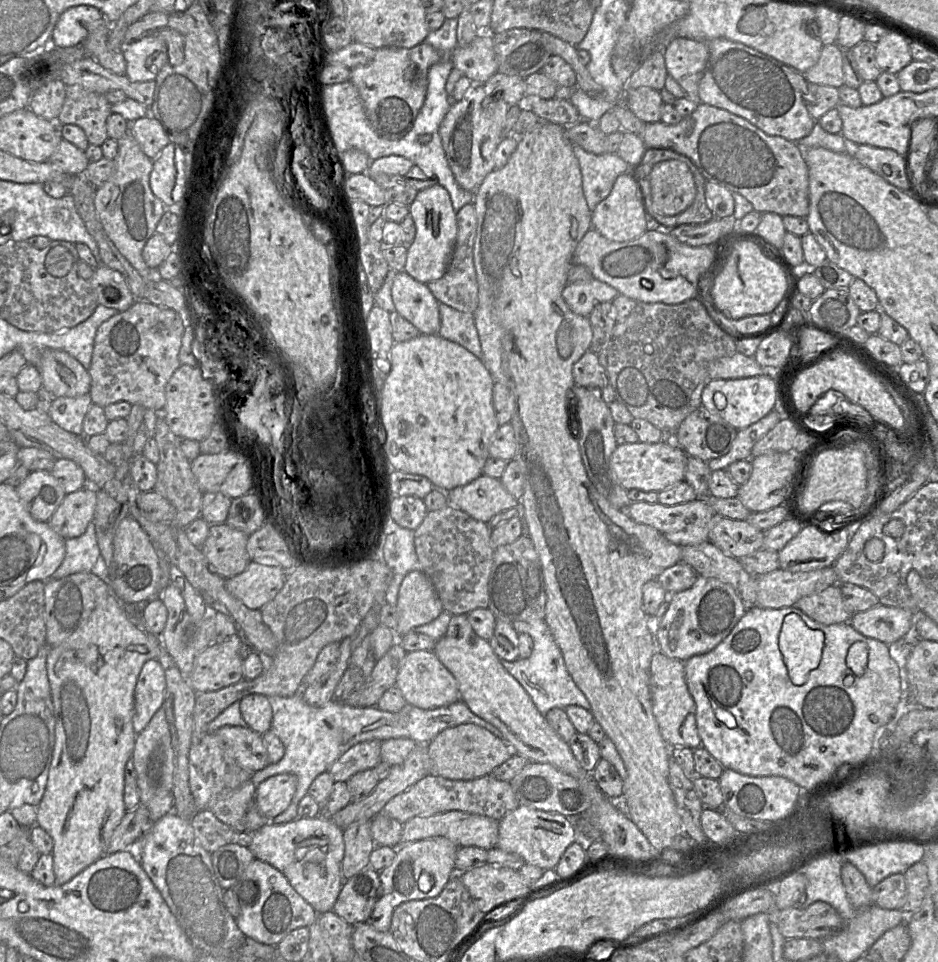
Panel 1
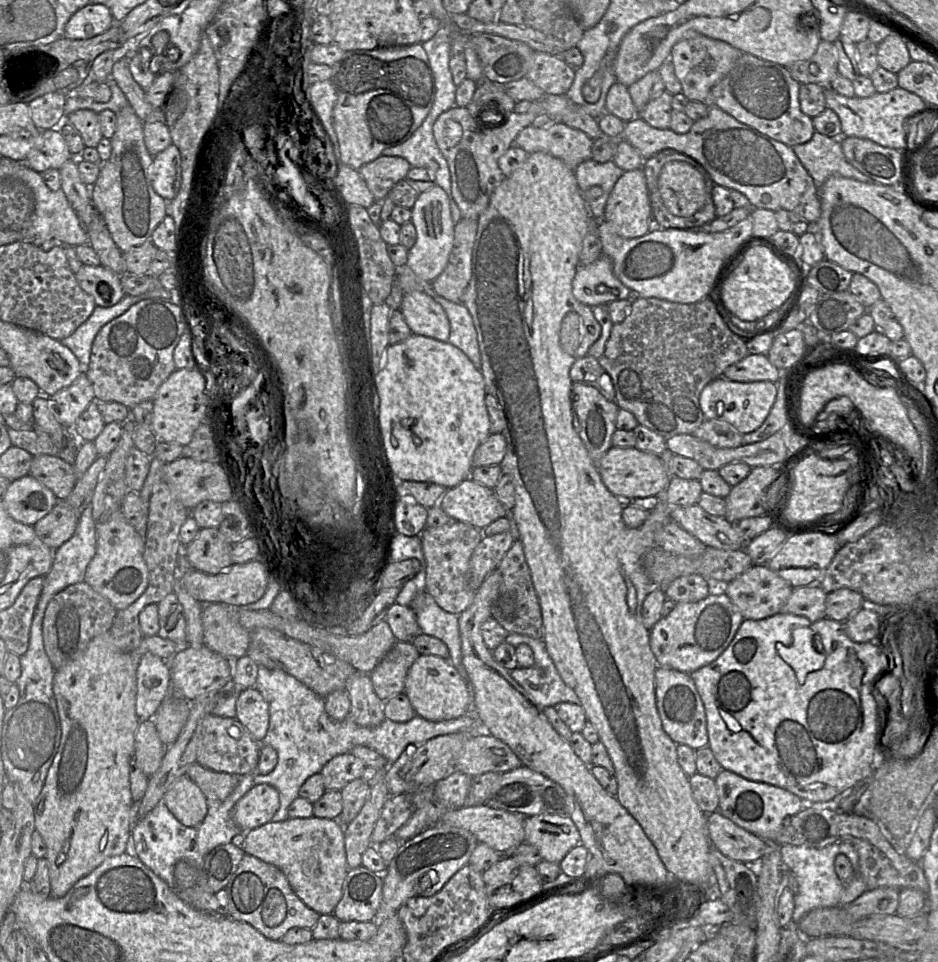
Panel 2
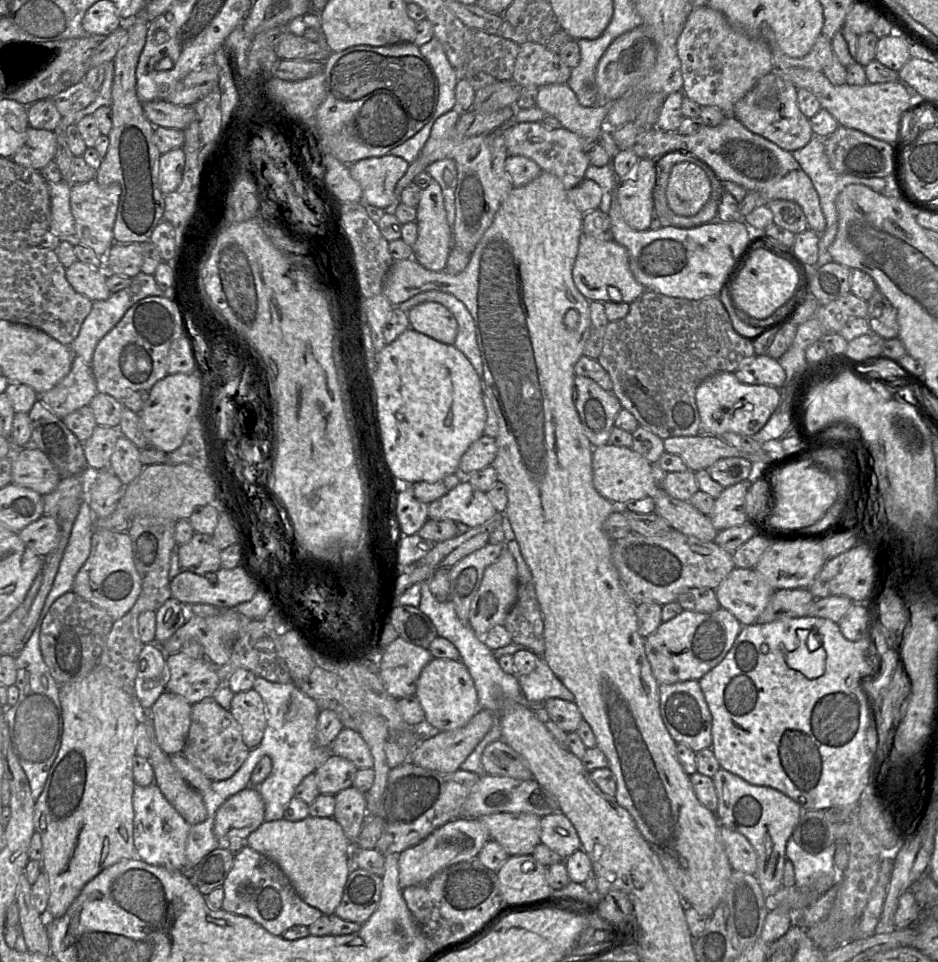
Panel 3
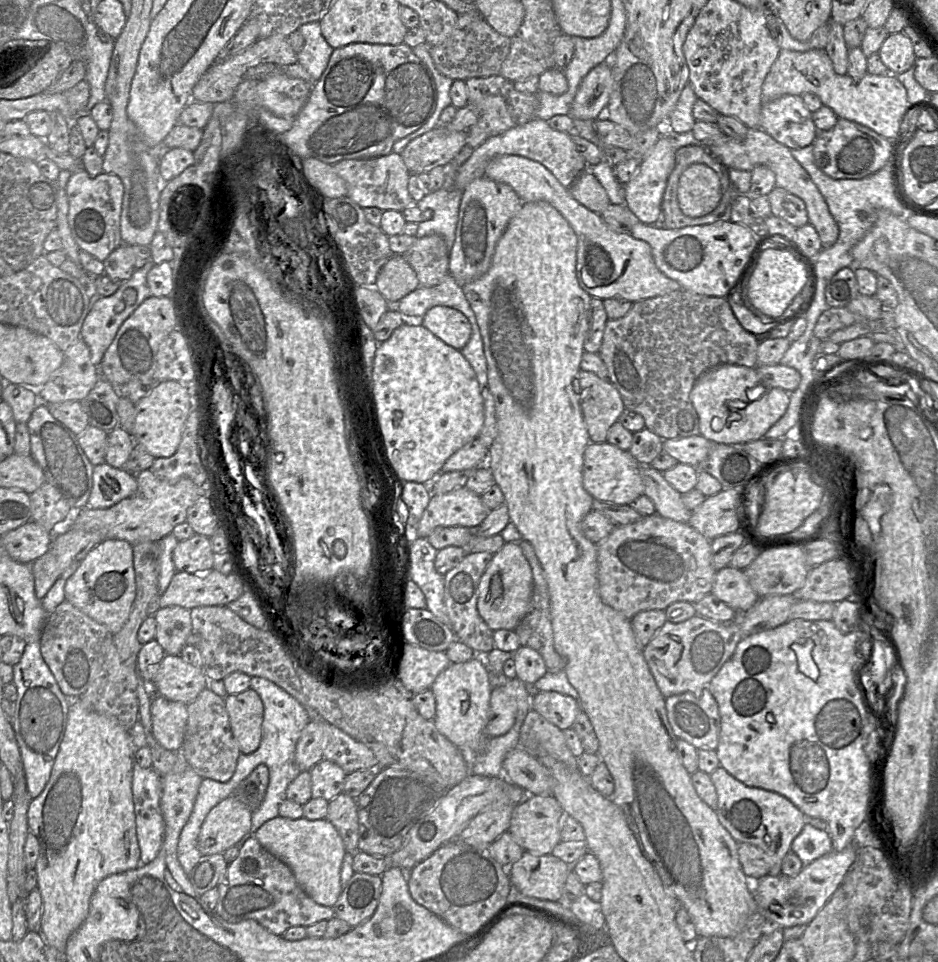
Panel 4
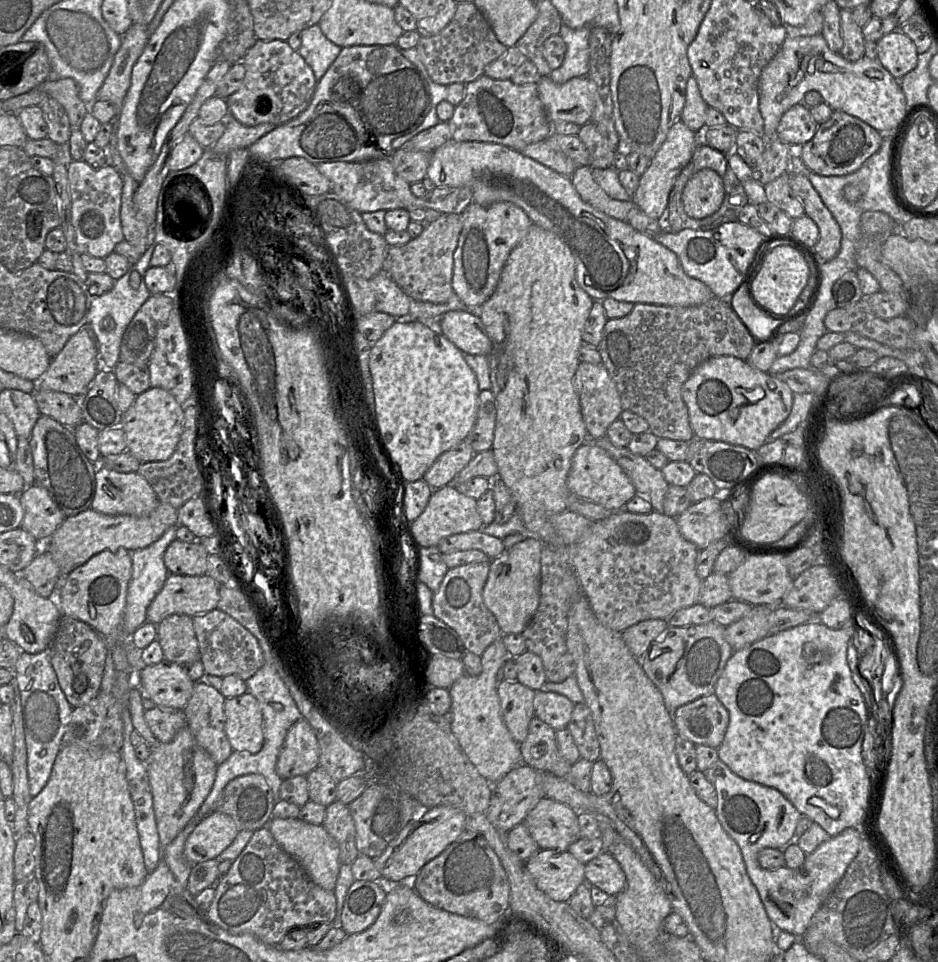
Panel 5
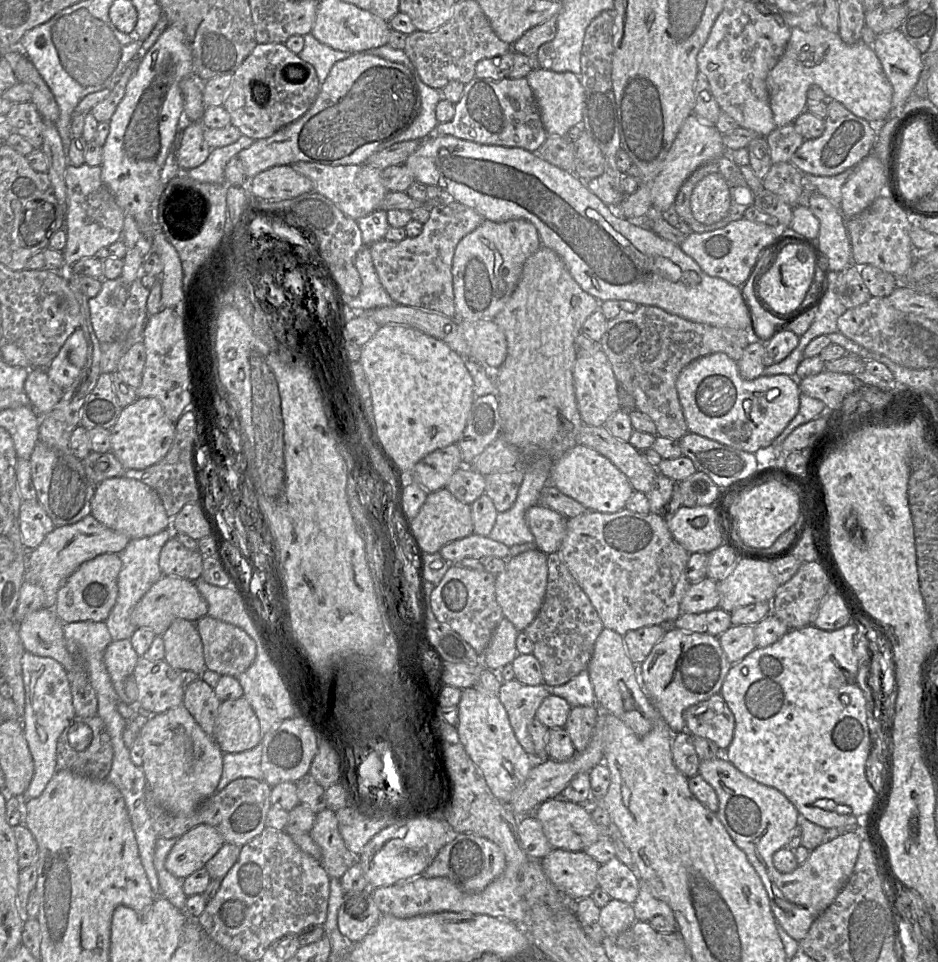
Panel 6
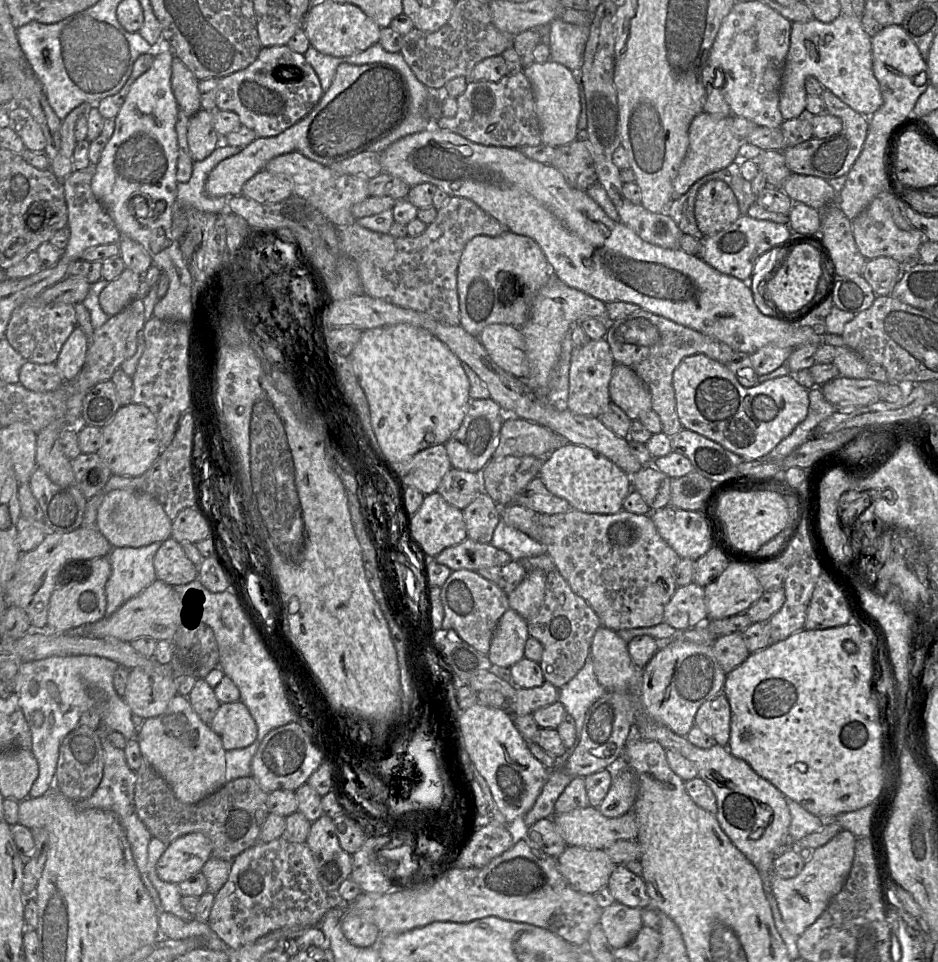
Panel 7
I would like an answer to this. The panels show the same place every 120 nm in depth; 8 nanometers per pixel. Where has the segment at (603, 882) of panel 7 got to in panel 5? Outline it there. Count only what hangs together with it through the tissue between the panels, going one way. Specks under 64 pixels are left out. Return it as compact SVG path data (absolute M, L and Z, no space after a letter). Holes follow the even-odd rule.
M539 849L526 860L538 889L555 901L567 902L577 887L586 882L585 864L568 851Z

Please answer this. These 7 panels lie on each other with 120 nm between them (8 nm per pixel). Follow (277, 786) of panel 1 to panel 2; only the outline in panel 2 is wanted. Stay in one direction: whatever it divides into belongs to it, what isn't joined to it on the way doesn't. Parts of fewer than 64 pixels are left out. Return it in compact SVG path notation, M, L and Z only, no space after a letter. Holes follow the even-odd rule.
M254 785L233 807L232 818L246 832L270 822L279 807L280 797L275 787Z

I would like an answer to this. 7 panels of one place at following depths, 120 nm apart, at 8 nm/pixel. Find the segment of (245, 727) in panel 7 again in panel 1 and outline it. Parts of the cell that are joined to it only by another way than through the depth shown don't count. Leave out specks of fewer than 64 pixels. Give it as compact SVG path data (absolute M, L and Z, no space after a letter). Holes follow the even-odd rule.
M250 694L240 701L240 712L248 727L263 735L272 726L272 707L267 696Z

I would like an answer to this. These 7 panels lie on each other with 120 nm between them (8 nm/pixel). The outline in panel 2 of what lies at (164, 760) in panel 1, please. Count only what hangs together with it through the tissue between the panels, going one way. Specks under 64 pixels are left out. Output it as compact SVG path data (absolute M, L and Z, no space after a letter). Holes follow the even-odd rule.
M153 719L139 723L135 735L134 759L139 768L148 776L152 776L161 766L166 746L159 738Z

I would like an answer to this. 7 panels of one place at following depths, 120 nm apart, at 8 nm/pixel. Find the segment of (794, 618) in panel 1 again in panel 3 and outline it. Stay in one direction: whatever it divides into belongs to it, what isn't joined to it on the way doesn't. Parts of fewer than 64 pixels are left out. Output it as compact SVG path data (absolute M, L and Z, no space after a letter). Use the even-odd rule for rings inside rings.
M797 630L798 647L785 653L785 662L802 676L815 678L825 671L826 652L822 647L818 647L813 651L809 650L807 647L809 634L809 630Z

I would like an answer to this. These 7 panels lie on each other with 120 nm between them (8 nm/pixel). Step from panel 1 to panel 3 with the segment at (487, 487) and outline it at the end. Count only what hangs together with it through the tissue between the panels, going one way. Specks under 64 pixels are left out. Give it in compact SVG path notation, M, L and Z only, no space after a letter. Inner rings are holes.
M463 477L447 494L428 505L428 519L453 520L468 527L484 524L497 513L487 494Z

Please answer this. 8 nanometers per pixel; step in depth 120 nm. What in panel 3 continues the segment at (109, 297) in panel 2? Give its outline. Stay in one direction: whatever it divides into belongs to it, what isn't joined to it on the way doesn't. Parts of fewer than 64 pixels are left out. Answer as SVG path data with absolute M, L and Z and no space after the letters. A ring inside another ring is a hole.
M79 260L66 268L66 278L76 292L91 301L106 300L111 295L106 284L107 272L93 269Z

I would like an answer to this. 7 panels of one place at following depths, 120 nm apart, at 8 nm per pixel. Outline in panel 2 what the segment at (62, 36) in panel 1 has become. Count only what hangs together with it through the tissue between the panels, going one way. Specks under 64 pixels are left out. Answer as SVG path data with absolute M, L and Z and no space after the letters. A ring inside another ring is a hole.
M89 4L71 16L65 26L64 37L71 40L89 39L104 33L114 23L108 7Z

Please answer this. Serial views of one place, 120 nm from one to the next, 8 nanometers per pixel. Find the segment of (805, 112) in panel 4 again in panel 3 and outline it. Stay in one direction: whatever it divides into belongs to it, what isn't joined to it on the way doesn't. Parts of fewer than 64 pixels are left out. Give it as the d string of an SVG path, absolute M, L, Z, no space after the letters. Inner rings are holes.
M774 70L763 76L734 106L733 115L750 131L772 141L786 151L803 148L814 136L810 119L798 107L797 90Z

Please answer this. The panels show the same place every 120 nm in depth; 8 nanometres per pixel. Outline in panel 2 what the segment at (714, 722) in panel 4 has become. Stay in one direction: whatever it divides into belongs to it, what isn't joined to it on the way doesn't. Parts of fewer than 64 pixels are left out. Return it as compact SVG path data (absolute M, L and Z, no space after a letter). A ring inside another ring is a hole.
M658 666L655 671L655 694L664 731L676 744L685 744L694 750L708 746L705 707L689 673Z

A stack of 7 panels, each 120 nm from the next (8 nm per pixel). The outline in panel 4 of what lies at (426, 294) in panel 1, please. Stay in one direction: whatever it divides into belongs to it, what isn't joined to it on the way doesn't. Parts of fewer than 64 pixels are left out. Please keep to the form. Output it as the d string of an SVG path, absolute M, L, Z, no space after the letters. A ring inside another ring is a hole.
M437 305L422 318L422 325L445 344L461 350L471 337L471 324L459 310Z

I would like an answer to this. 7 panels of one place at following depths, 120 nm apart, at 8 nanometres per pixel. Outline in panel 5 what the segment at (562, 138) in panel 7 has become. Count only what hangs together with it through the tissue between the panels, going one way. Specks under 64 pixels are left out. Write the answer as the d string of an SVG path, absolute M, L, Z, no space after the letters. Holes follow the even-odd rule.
M541 76L537 82L538 94L552 124L571 122L582 126L589 122L593 109L593 84L587 77L574 77L565 83L553 82L549 76Z

